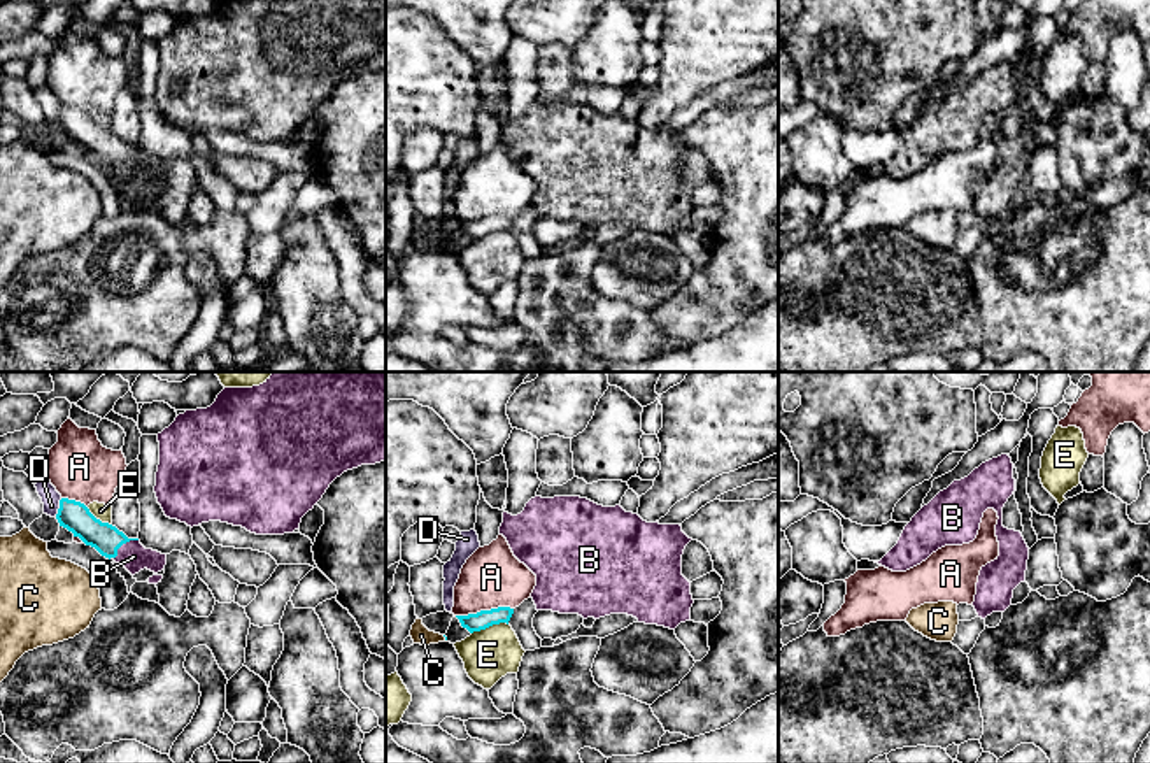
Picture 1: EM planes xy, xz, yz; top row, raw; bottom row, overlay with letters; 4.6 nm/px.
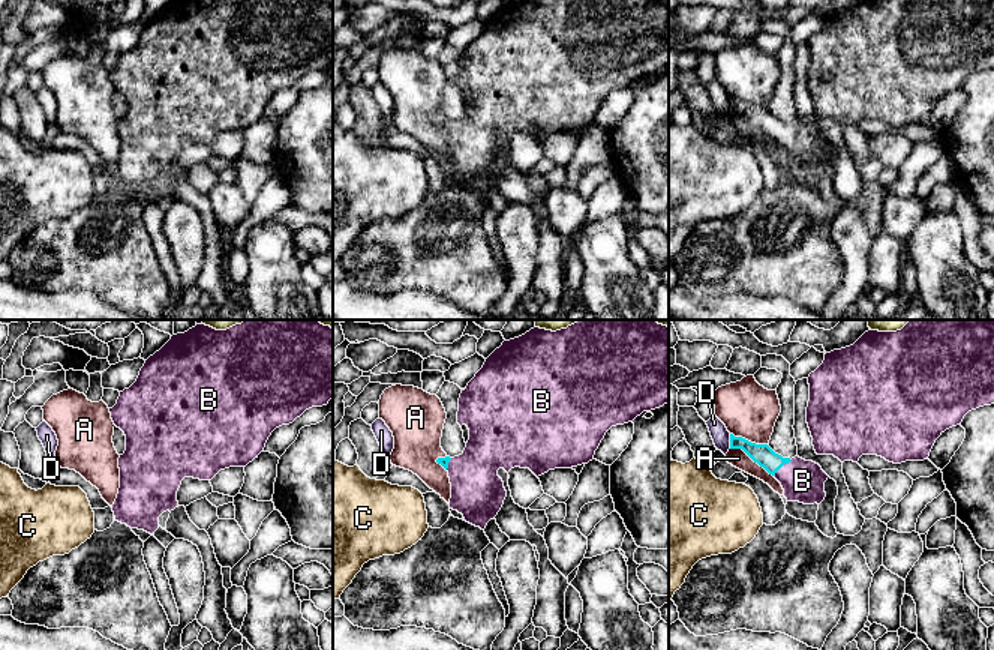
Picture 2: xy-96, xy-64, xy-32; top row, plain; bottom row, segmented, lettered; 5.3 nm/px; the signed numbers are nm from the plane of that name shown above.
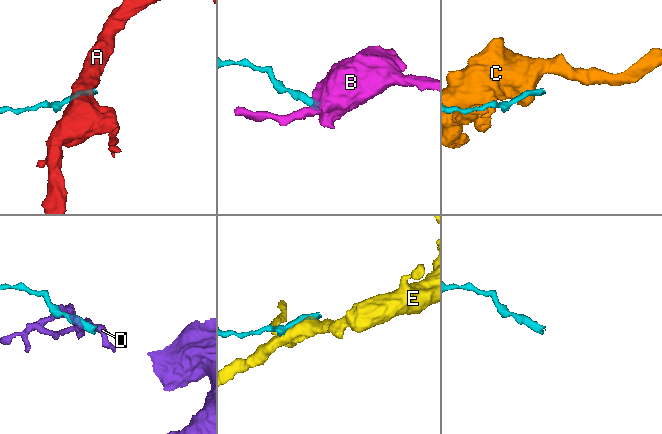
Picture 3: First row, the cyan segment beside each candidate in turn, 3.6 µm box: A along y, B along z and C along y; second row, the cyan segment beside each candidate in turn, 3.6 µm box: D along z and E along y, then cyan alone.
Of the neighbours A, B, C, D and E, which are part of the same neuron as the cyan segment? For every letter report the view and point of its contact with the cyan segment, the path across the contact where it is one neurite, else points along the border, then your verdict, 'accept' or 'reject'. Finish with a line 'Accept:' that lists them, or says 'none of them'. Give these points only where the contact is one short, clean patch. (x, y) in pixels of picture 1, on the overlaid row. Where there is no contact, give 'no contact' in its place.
A: meets cyan in xz at (484, 611); border along xz (512, 607), (491, 607), (456, 616); reject
B: meets cyan in xy at (121, 544); runs through xy (76, 516), (92, 532), (121, 544), (134, 556); accept
C: meets cyan in xz at (446, 639); reject
D: meets cyan in xy at (60, 507); border along xy (62, 499), (55, 516); reject
E: meets cyan in xz at (489, 625); reject
Accept: B

